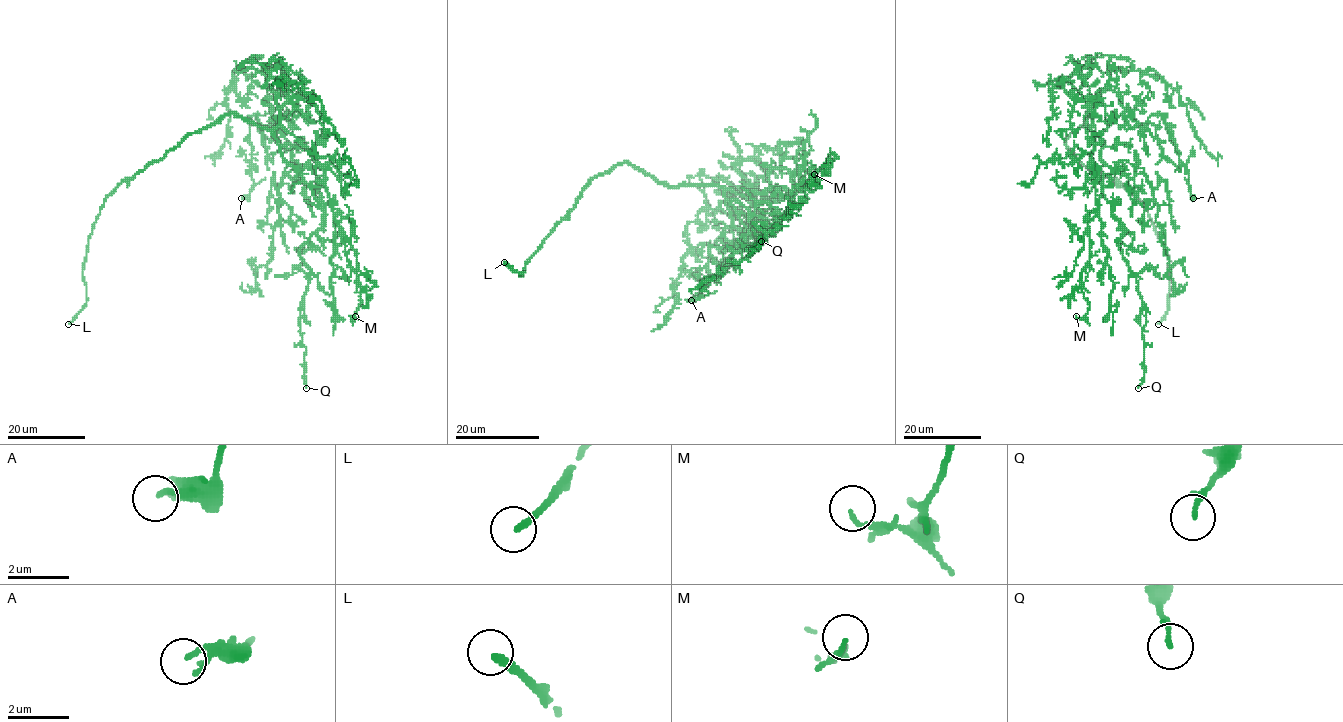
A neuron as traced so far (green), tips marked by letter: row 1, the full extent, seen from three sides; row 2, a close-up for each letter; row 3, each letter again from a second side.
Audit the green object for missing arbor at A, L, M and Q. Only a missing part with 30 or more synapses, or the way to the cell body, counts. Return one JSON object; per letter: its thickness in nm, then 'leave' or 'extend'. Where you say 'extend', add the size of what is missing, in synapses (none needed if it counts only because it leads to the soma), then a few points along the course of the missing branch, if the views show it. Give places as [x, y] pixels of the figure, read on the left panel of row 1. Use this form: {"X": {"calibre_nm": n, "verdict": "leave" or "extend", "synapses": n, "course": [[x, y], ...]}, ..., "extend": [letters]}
{"A": {"calibre_nm": 160, "verdict": "leave"}, "L": {"calibre_nm": 240, "verdict": "extend", "course": [[68, 324], [57, 332], [54, 342], [56, 357], [36, 400], [31, 431]]}, "M": {"calibre_nm": 130, "verdict": "leave"}, "Q": {"calibre_nm": 180, "verdict": "leave"}, "extend": ["L"]}

